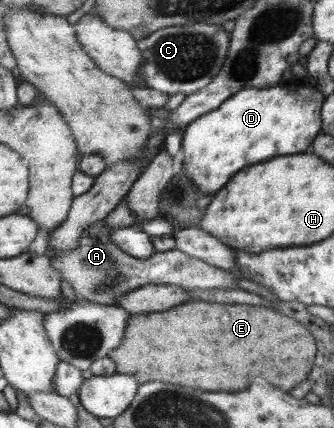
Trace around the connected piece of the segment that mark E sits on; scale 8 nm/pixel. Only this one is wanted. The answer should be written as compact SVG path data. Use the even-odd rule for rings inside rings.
M190 302L170 312L132 315L120 347L107 356L116 363L115 372L138 376L142 384L160 380L206 392L238 392L260 374L288 392L306 380L316 346L312 334L300 322L270 308Z

